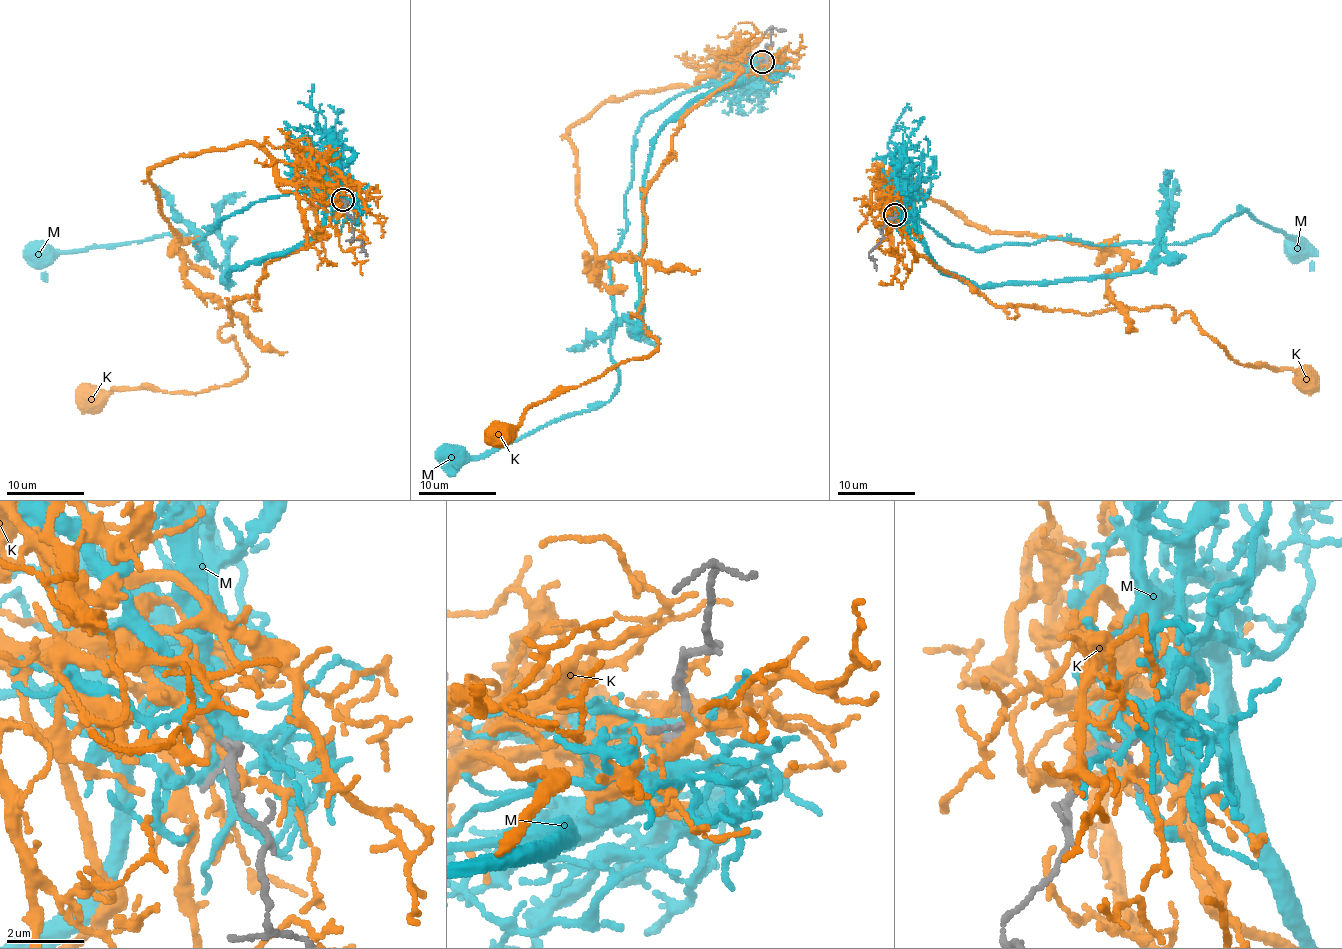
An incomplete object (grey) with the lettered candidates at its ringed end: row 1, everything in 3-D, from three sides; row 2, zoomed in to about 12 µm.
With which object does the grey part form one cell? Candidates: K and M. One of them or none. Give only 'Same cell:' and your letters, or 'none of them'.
Same cell: K

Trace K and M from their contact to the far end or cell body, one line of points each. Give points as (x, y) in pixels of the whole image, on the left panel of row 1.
K: (342, 199), (307, 184), (319, 236), (229, 304), (219, 336), (247, 371), (236, 383), (78, 407)
M: (344, 201), (323, 183), (255, 201), (194, 242), (200, 259), (203, 247), (174, 234), (41, 251)

